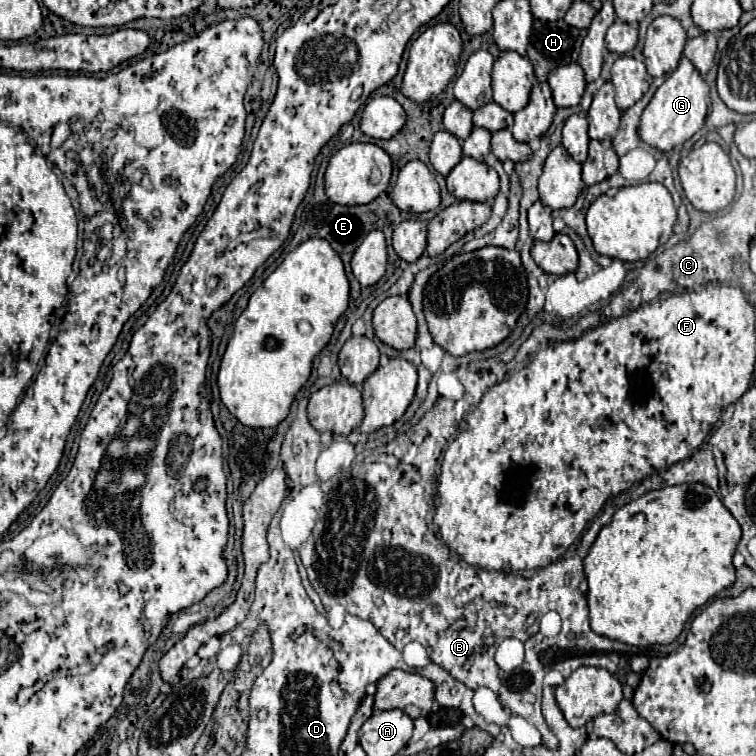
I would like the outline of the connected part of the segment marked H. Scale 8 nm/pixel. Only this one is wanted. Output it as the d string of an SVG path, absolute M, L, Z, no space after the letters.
M565 20L557 22L533 22L533 34L527 48L529 60L533 60L535 76L539 82L547 82L547 74L561 66L575 62L581 52L581 42L587 30L573 28Z

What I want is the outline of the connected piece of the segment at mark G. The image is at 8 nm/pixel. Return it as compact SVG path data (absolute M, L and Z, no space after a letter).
M683 56L679 60L679 66L657 88L649 106L641 114L641 140L645 140L645 144L661 152L667 152L675 146L683 146L685 140L689 140L697 130L703 128L709 106L711 106L709 84L699 74L699 70L691 64L691 60Z

